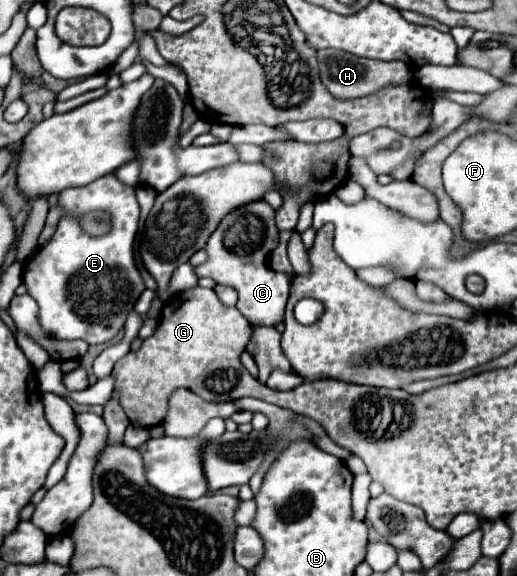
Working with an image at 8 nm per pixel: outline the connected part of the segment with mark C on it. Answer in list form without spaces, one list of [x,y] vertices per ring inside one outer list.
[[[265,200],[251,202],[223,218],[215,234],[211,234],[205,246],[209,258],[205,264],[197,266],[197,276],[209,276],[217,284],[235,288],[239,292],[237,310],[251,322],[251,326],[277,326],[283,322],[291,290],[291,276],[269,268],[269,254],[277,244],[279,230],[275,226],[275,210]]]

